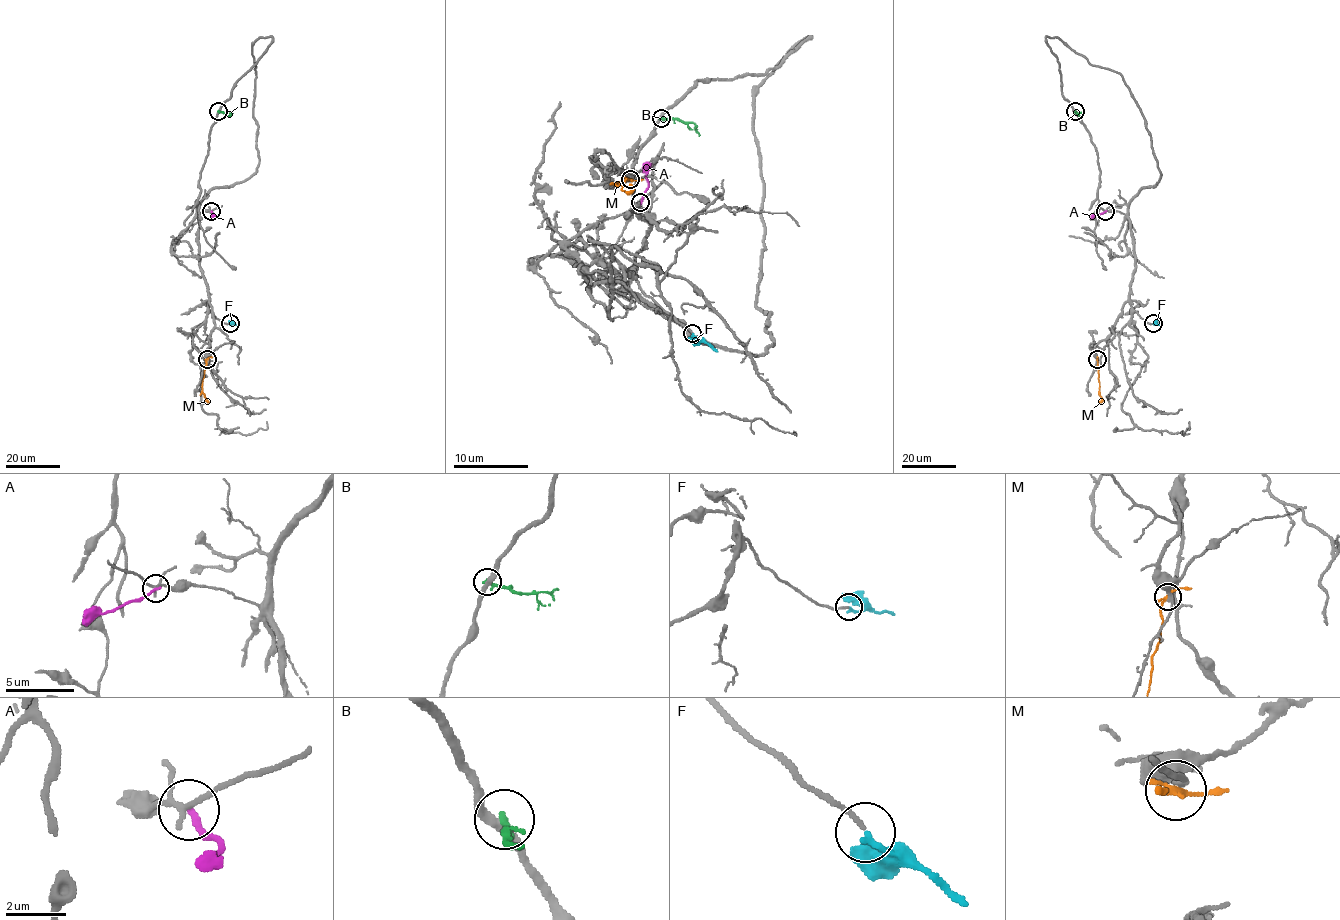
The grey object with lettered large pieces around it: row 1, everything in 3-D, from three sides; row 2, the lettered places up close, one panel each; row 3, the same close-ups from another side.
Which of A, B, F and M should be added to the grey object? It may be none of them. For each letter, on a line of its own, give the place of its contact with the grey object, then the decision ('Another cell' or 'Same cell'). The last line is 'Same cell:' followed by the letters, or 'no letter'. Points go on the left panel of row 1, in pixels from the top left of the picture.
A: Touches grey at (211, 211). Another cell
B: Touches grey at (218, 111). Another cell
F: Touches grey at (230, 323). Same cell
M: Touches grey at (207, 359). Another cell
Same cell: F

